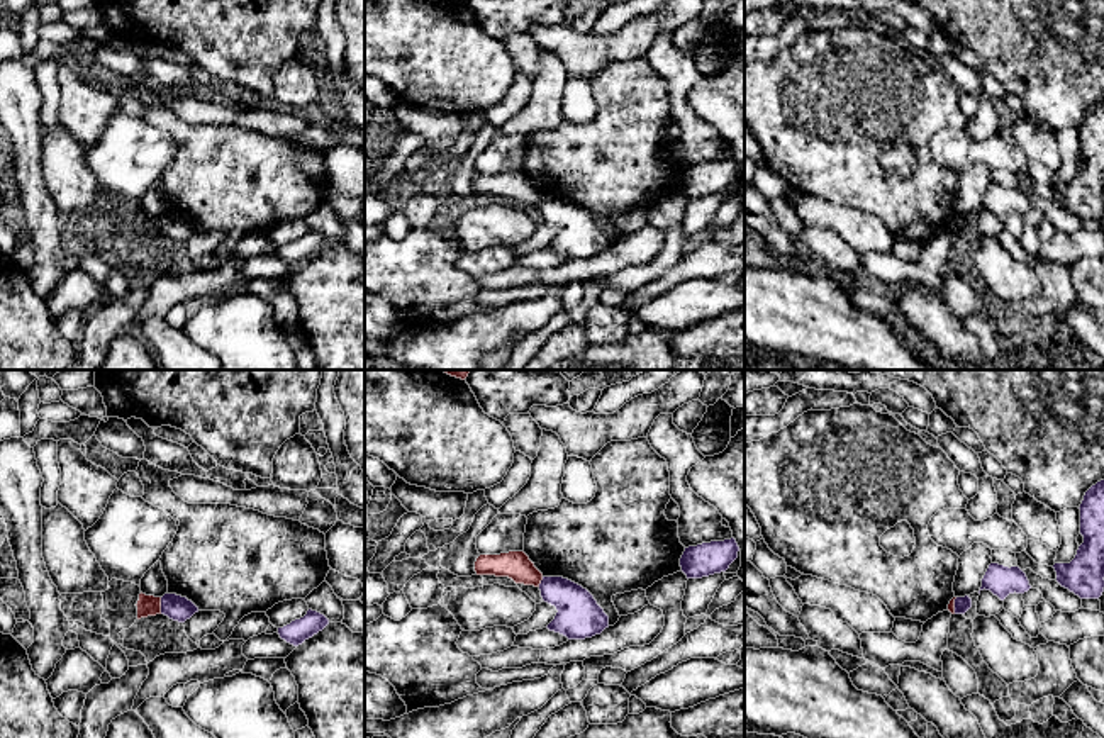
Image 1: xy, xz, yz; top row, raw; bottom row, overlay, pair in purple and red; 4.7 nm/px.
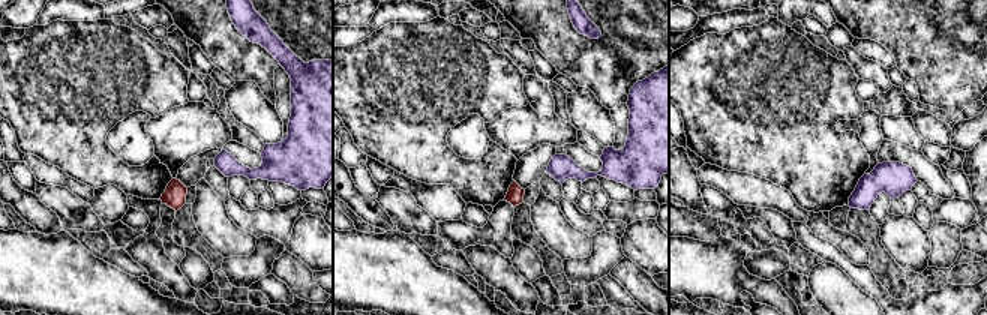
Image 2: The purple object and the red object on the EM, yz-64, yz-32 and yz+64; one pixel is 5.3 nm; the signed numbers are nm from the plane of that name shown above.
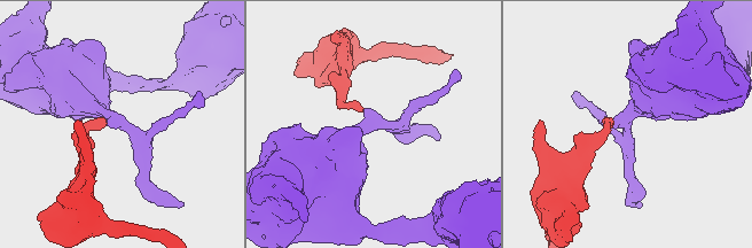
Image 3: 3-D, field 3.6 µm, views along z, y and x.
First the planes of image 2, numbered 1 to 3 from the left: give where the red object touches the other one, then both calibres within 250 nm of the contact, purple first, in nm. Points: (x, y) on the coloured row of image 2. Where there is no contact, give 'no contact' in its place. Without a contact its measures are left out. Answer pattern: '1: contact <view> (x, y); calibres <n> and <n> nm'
1: no contact
2: no contact
3: no contact

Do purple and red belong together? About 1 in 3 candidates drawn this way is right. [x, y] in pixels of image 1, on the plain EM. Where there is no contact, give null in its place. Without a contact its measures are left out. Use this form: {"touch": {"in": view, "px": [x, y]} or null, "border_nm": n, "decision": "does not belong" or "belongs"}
{"touch": {"in": "xy", "px": [161, 226]}, "border_nm": 80, "decision": "does not belong"}

